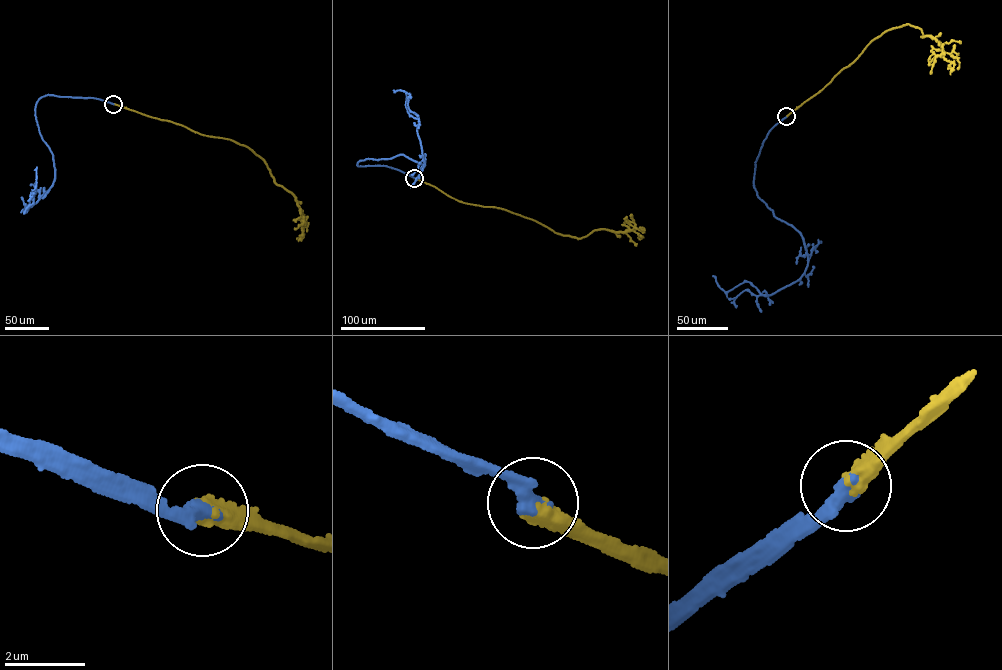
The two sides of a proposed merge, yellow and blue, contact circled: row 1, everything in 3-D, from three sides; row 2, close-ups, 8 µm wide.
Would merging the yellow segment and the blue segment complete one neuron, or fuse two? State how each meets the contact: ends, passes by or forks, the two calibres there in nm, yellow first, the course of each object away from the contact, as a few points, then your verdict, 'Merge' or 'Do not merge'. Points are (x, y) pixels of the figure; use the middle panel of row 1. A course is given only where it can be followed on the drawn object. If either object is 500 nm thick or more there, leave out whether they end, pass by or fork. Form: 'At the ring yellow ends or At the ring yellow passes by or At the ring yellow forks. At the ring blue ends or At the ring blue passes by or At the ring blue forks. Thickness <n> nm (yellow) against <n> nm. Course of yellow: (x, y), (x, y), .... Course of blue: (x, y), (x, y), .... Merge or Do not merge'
At the ring yellow ends. At the ring blue ends. Thickness 480 nm (yellow) against 440 nm. Course of yellow: (414, 178), (457, 200), (504, 209), (578, 239), (599, 229), (634, 229), (634, 224), (626, 217). Course of blue: (414, 178), (385, 165), (357, 165), (402, 154), (425, 164), (418, 119), (407, 111), (406, 92), (393, 90). Do not merge

